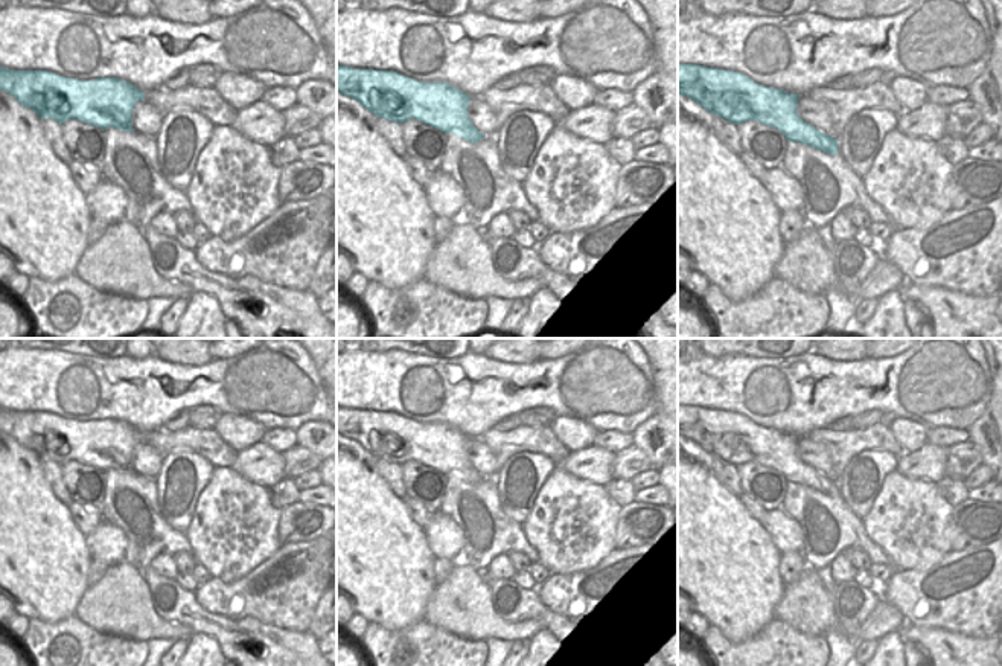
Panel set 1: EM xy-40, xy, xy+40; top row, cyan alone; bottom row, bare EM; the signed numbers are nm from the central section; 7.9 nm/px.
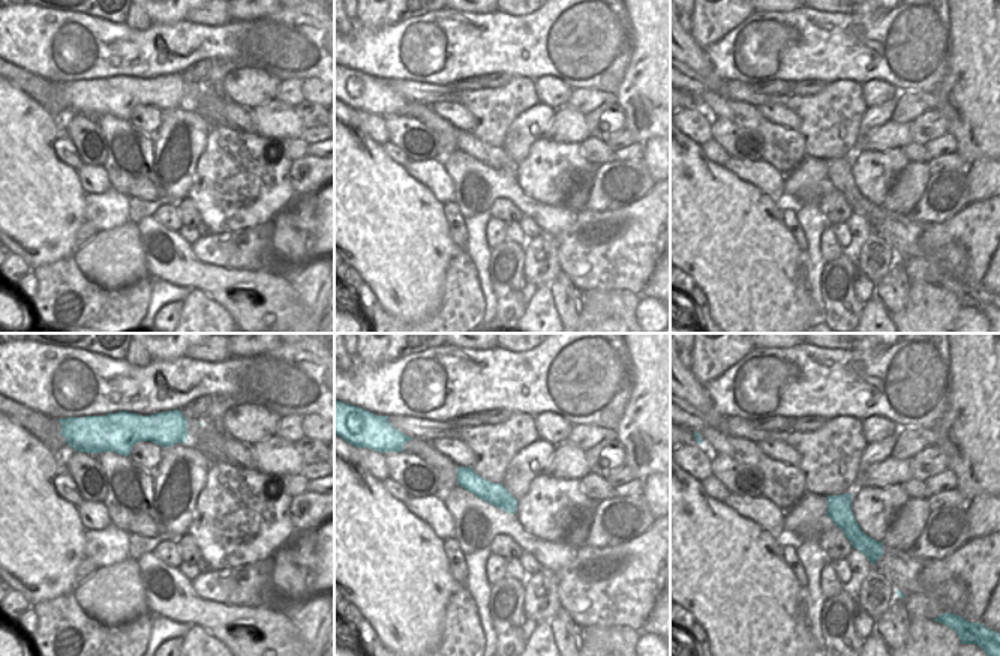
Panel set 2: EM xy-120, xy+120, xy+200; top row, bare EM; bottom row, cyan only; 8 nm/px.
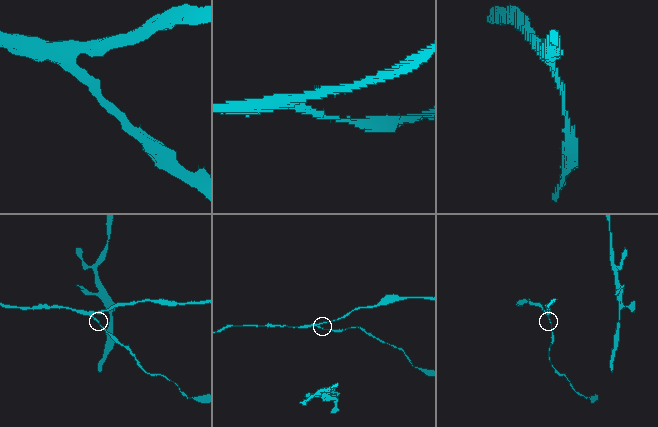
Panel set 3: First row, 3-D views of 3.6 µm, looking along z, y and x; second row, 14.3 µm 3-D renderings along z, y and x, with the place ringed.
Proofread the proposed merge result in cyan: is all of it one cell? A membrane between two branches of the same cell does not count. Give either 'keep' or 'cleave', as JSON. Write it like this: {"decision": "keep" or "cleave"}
{"decision": "keep"}

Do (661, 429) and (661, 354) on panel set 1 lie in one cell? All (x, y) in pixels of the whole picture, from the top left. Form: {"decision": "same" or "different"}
{"decision": "same"}

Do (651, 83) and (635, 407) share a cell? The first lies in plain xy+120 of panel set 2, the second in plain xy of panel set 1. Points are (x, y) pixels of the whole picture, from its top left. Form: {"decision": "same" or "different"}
{"decision": "different"}

